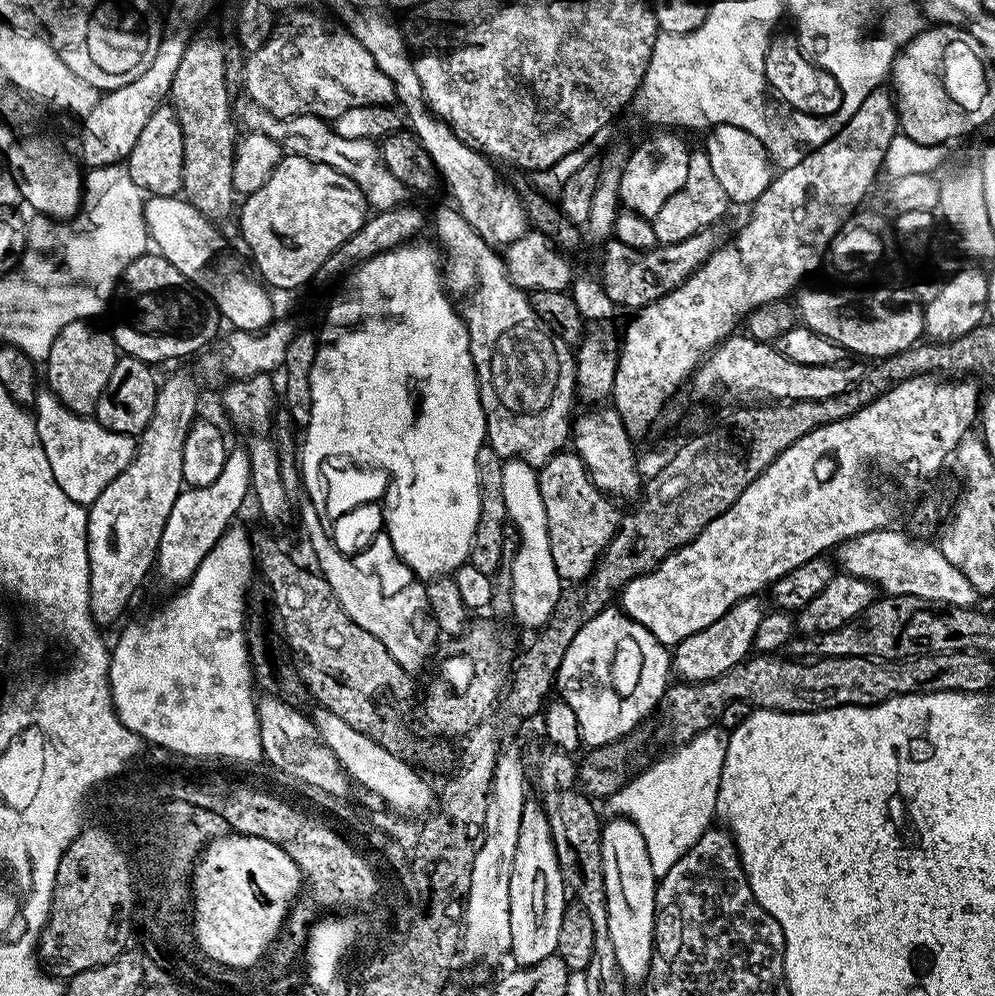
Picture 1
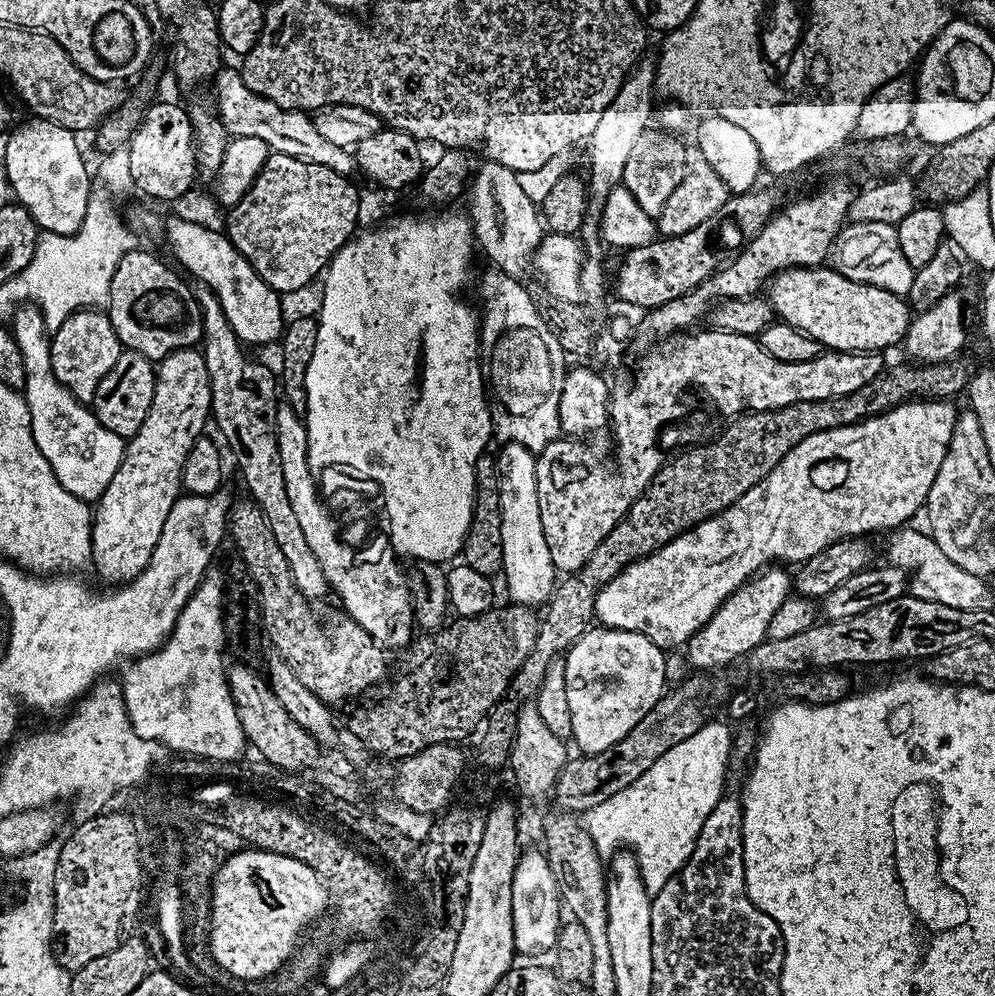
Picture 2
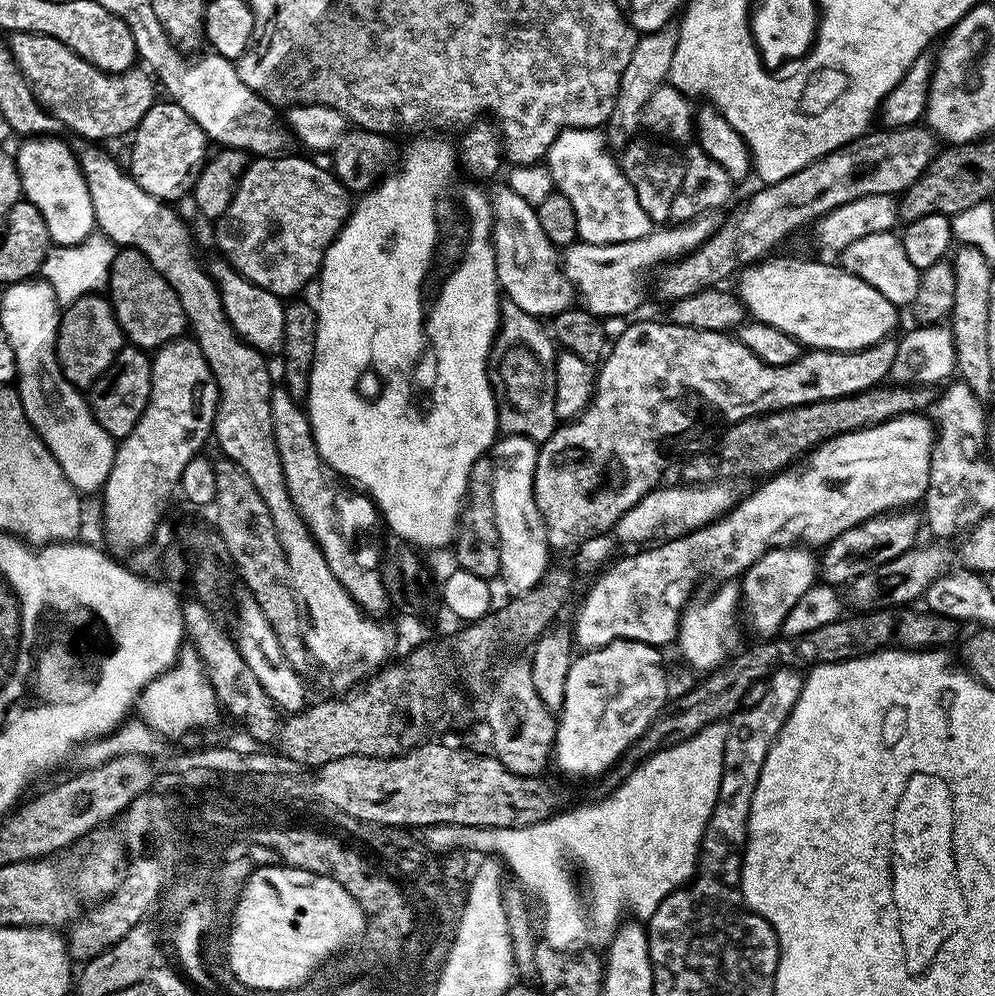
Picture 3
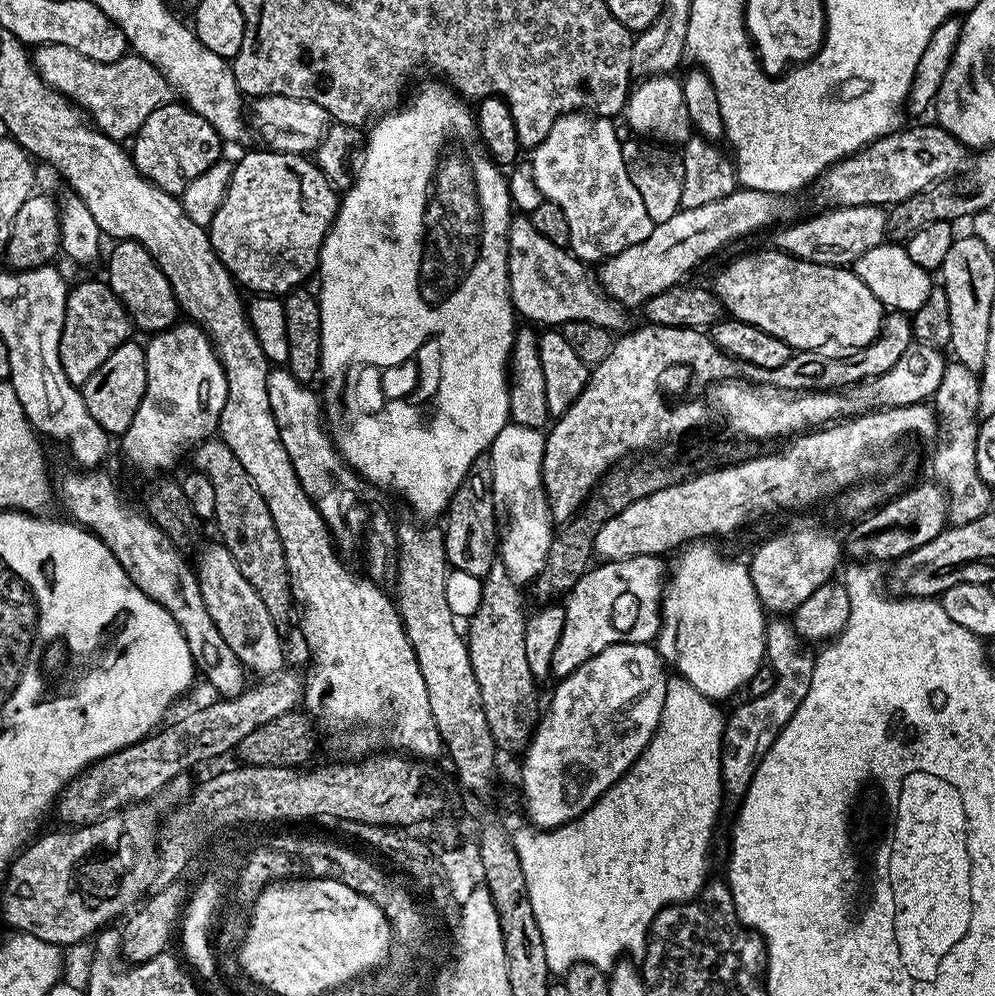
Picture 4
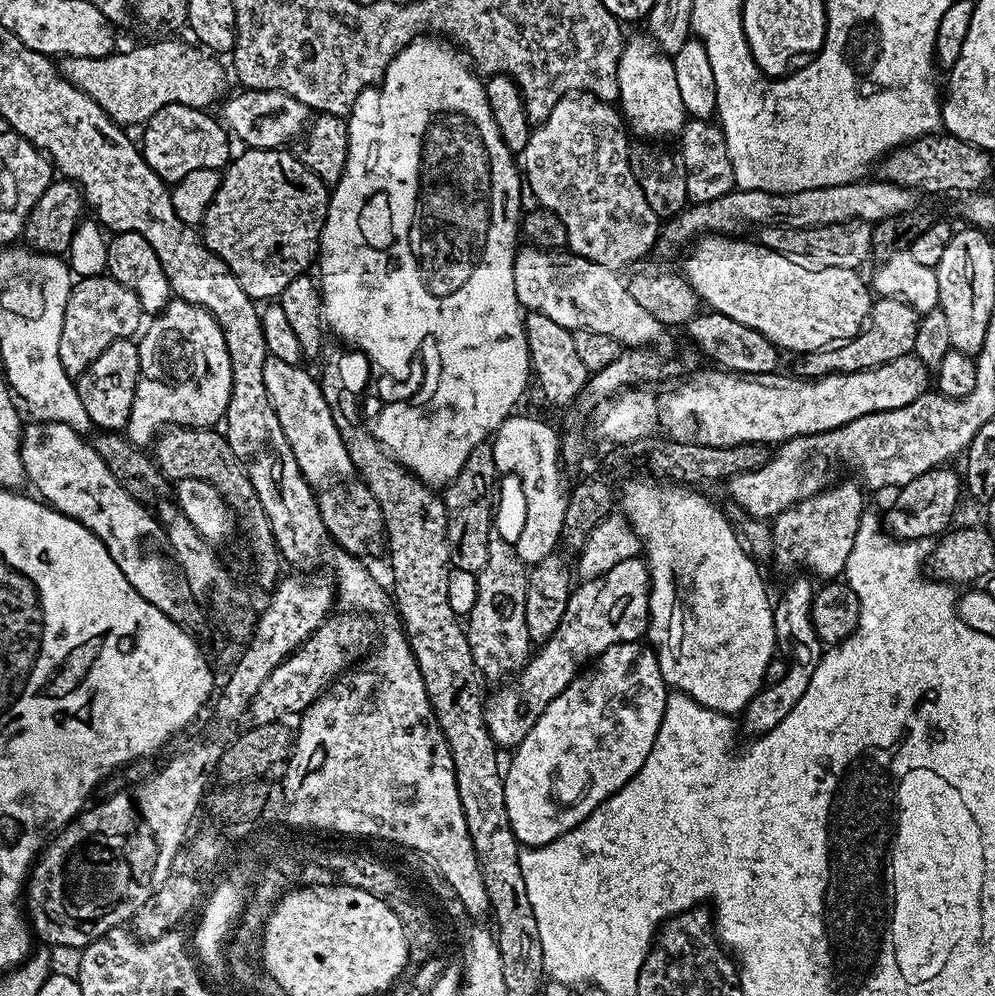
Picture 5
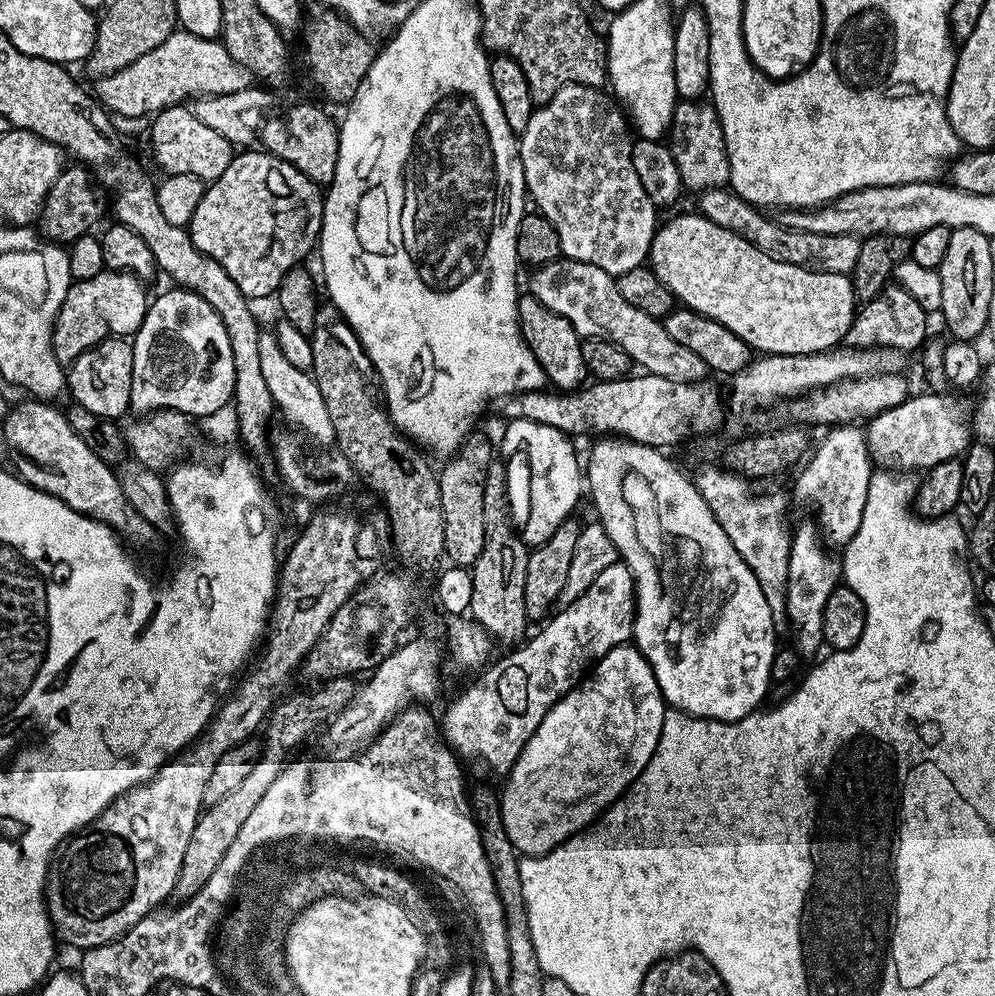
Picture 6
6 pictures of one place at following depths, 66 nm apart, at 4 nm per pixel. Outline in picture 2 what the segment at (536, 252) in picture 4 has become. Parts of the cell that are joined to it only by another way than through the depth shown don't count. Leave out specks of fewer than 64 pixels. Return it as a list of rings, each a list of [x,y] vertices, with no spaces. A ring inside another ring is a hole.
[[[485,159],[475,169],[466,188],[466,212],[471,219],[479,251],[481,248],[496,263],[493,265],[499,271],[517,278],[523,277],[524,271],[529,271],[530,261],[542,239],[542,216],[537,201],[535,204],[528,196],[531,196],[529,189],[524,187],[514,170],[490,159]]]

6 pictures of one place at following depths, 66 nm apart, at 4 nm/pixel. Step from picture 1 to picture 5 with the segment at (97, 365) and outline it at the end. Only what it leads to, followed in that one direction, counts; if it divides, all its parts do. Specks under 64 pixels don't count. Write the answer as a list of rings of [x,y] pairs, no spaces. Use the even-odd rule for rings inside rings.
[[[113,276],[79,277],[70,290],[70,298],[66,298],[62,338],[58,338],[58,358],[62,358],[62,370],[66,370],[68,376],[78,378],[88,369],[90,362],[94,362],[94,358],[106,350],[106,346],[135,337],[142,328],[140,316],[142,309],[134,290],[122,286],[122,282]]]

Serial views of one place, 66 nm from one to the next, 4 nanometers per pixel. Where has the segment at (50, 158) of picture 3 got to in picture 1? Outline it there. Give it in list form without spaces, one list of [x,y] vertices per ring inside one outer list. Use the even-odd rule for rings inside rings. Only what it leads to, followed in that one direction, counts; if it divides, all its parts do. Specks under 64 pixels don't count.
[[[32,136],[8,148],[8,172],[21,198],[34,211],[40,212],[36,214],[53,222],[73,219],[82,203],[82,164],[77,153],[73,149],[72,152],[62,141],[51,140],[48,136]]]

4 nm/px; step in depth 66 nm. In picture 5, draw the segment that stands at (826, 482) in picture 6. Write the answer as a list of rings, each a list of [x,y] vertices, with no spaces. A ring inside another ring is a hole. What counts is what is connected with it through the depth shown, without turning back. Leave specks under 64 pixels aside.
[[[844,480],[836,485],[833,483],[825,487],[824,491],[815,492],[810,498],[797,500],[794,506],[774,517],[770,524],[771,559],[776,560],[778,567],[807,569],[816,578],[836,578],[843,573],[850,558],[850,550],[854,550],[854,538],[860,529],[860,517],[866,511],[865,489],[853,480]]]

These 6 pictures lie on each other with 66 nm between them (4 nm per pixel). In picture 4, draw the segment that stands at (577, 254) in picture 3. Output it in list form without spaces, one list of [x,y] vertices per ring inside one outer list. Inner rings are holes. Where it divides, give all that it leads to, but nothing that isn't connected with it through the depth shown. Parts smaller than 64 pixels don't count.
[[[743,186],[736,191],[726,194],[726,198],[718,198],[718,202],[710,202],[707,206],[694,206],[693,208],[681,208],[674,214],[674,218],[666,218],[666,222],[653,224],[650,238],[622,250],[618,254],[608,257],[598,268],[598,283],[617,304],[625,309],[639,309],[654,294],[662,294],[670,286],[681,283],[707,256],[715,254],[719,248],[732,244],[742,236],[748,235],[754,230],[768,228],[771,224],[791,221],[799,217],[800,206],[789,195],[782,192],[767,192],[766,190],[750,190]]]

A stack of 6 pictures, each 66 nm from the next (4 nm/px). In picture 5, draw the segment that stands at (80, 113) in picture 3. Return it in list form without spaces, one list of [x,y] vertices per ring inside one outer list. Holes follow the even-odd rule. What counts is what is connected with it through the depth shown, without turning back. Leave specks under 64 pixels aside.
[[[156,40],[153,44],[140,44],[129,52],[113,51],[110,56],[65,56],[58,67],[74,87],[94,98],[115,124],[143,126],[167,104],[207,109],[208,104],[225,95],[224,68],[216,61],[219,59],[189,44],[180,40]]]

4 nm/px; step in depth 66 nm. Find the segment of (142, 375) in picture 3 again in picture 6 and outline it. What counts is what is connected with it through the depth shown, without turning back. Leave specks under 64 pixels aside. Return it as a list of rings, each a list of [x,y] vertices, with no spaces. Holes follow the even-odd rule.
[[[109,338],[98,342],[86,354],[82,354],[73,364],[66,368],[66,388],[71,399],[82,405],[90,414],[98,414],[113,422],[119,421],[120,415],[131,409],[132,371],[134,370],[134,354],[132,345],[124,338]]]

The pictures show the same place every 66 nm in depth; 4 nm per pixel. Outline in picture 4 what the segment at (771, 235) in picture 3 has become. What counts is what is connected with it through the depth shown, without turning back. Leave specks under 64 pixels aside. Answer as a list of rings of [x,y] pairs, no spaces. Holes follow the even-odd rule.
[[[924,122],[913,123],[916,124],[913,128],[897,127],[896,131],[859,148],[852,156],[827,168],[815,181],[814,188],[832,206],[891,206],[926,190],[931,184],[966,171],[970,163],[968,145],[954,138],[939,123],[920,123]]]

